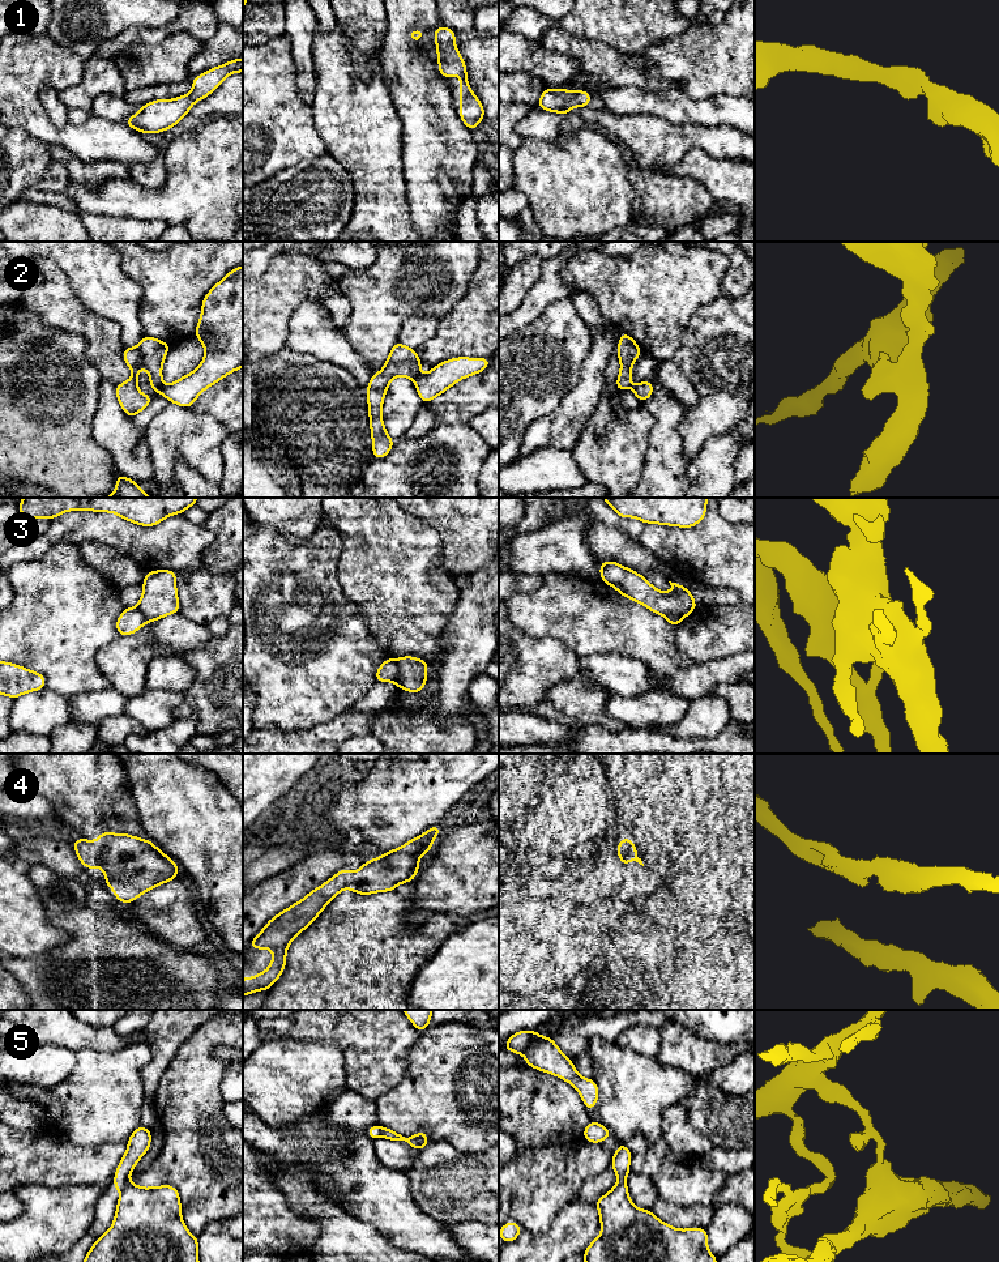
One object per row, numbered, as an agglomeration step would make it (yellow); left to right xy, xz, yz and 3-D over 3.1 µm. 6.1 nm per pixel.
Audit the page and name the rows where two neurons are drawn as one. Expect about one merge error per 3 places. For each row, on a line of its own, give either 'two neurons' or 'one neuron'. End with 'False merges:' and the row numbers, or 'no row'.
1: one neuron
2: two neurons
3: two neurons
4: one neuron
5: two neurons
False merges: 2, 3, 5

